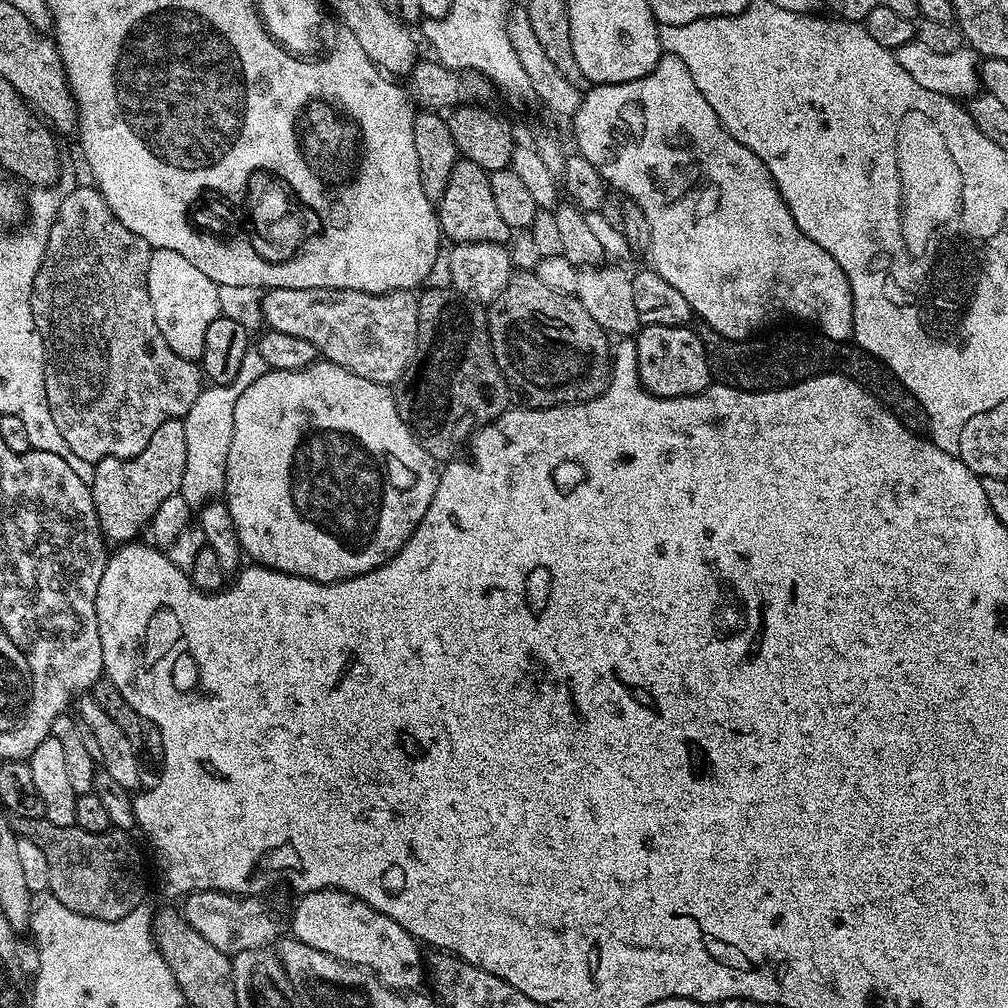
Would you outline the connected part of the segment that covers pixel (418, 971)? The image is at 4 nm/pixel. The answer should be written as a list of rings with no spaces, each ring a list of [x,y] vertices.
[[[323,888],[317,892],[305,892],[299,897],[296,909],[292,912],[292,932],[295,939],[306,942],[306,946],[314,946],[314,950],[322,950],[322,954],[330,954],[347,964],[356,964],[359,968],[367,968],[372,975],[378,977],[387,988],[401,994],[411,993],[426,976],[425,961],[420,961],[421,945],[394,918],[374,910],[366,902],[359,900],[348,892],[339,892],[337,888]]]

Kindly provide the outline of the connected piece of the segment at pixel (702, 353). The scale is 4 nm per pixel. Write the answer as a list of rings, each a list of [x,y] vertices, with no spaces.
[[[643,325],[636,332],[634,339],[638,350],[638,378],[645,392],[651,396],[662,398],[678,398],[679,396],[696,396],[704,392],[713,383],[712,367],[708,365],[708,355],[701,340],[701,333],[692,326],[650,326]]]

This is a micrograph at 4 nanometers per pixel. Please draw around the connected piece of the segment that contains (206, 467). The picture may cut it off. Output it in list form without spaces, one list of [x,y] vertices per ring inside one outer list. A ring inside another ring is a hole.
[[[248,351],[246,358],[242,358],[242,366],[234,382],[201,387],[198,398],[194,398],[194,406],[190,406],[182,418],[186,430],[186,470],[182,474],[179,495],[184,496],[193,509],[203,508],[208,501],[217,499],[224,492],[230,438],[234,434],[234,406],[238,398],[242,398],[242,390],[258,382],[265,370],[262,354]]]

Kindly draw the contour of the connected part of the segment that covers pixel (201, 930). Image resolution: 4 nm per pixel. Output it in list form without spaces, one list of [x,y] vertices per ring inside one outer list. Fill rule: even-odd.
[[[201,892],[191,893],[183,901],[182,915],[214,950],[222,950],[227,956],[234,957],[240,952],[264,948],[272,940],[276,932],[276,916],[263,904],[263,899],[251,896],[237,896],[230,892]]]

